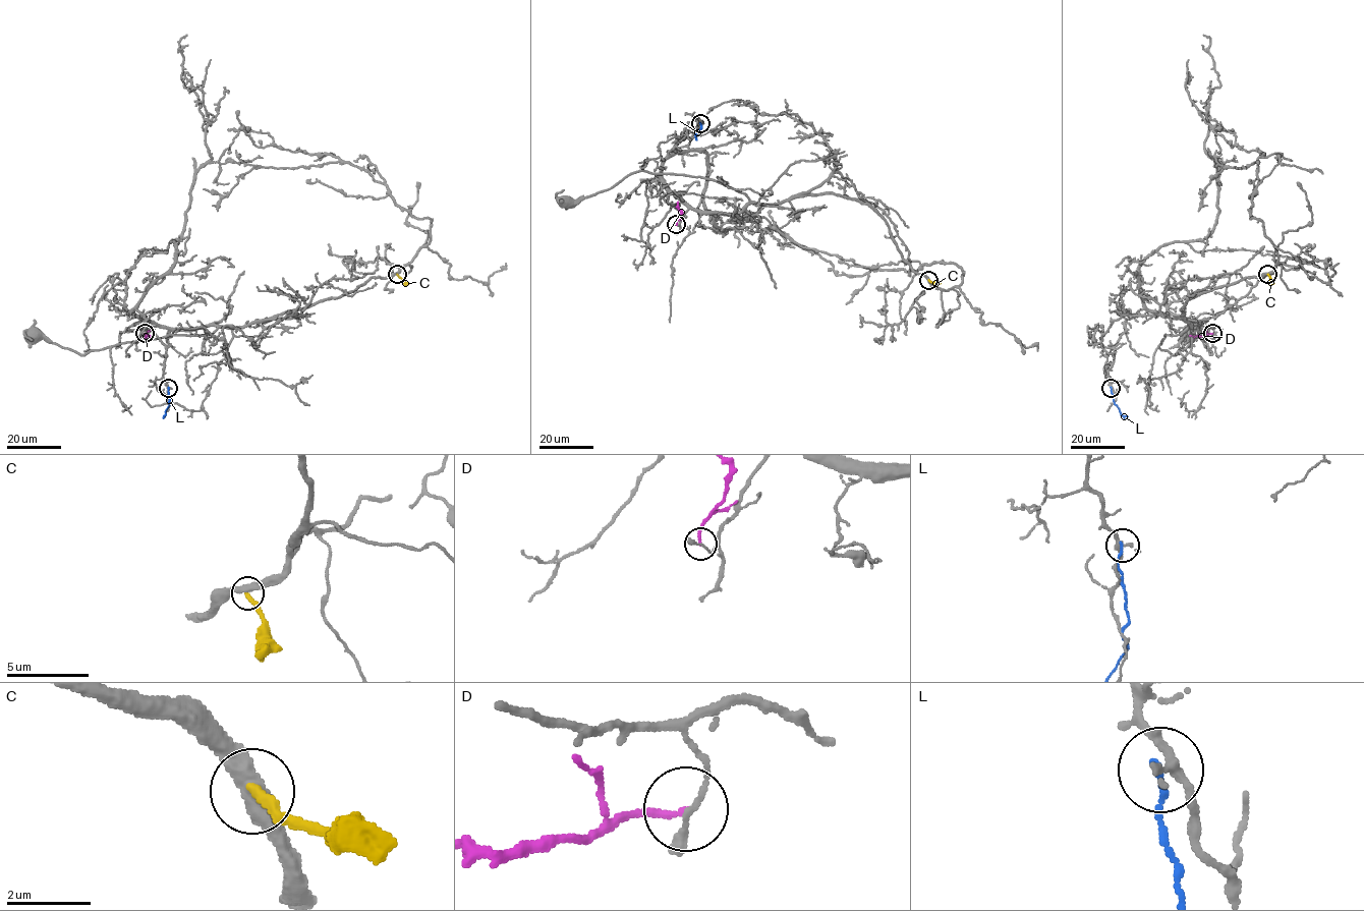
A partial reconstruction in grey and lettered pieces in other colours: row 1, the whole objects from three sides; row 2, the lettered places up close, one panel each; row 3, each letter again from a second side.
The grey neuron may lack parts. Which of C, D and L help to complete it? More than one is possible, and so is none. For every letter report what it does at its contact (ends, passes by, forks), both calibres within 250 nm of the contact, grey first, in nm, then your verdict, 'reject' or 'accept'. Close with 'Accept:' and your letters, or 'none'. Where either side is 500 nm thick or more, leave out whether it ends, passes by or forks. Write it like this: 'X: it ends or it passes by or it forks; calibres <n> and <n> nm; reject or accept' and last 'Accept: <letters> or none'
C: it ends; calibres 460 and 240 nm; reject
D: it ends; calibres 130 and 160 nm; reject
L: it ends; calibres 240 and 150 nm; reject
Accept: none

